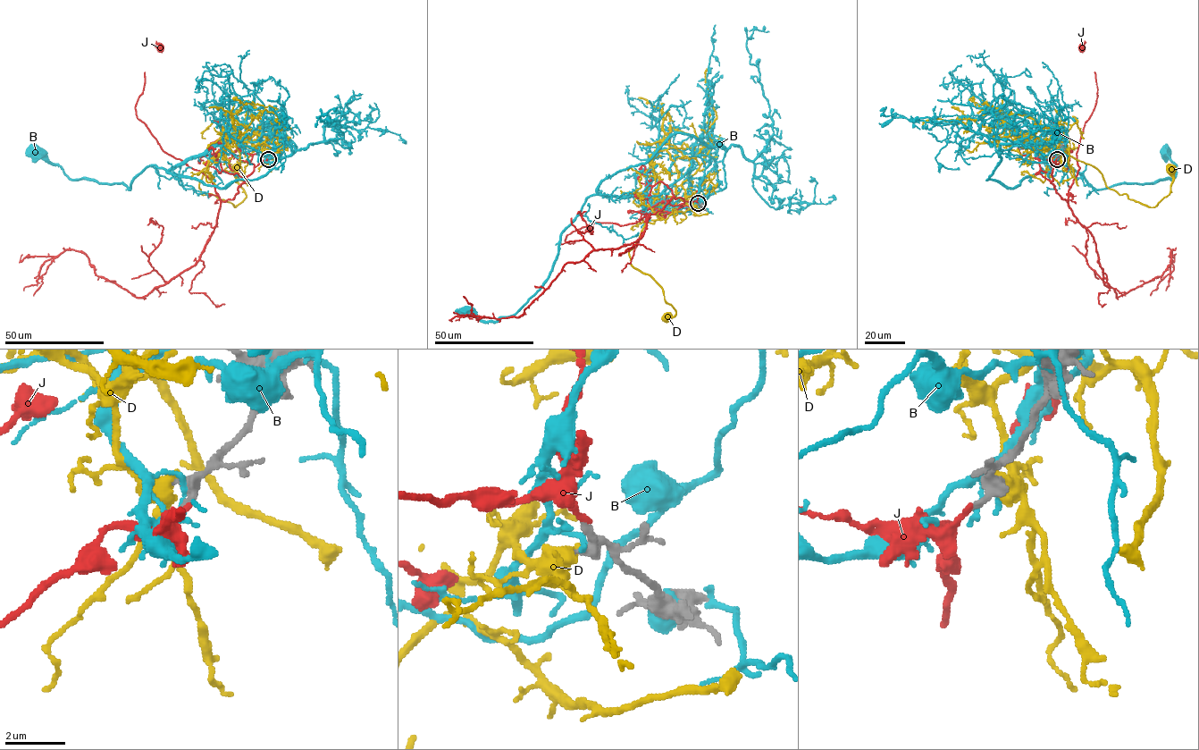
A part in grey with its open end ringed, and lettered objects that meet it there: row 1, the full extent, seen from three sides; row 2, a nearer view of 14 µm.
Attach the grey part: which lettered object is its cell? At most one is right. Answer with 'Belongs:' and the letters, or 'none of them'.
Belongs: J

